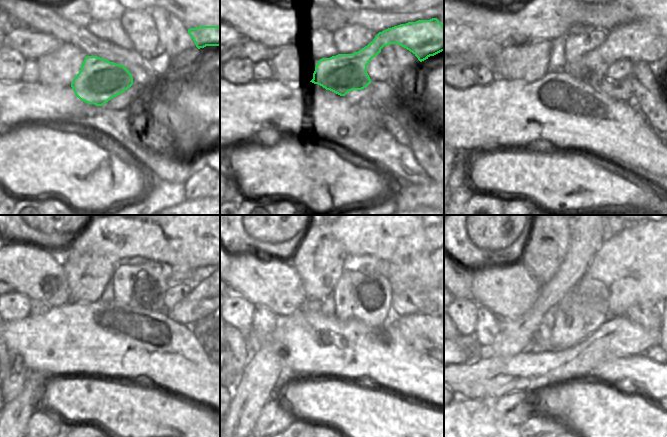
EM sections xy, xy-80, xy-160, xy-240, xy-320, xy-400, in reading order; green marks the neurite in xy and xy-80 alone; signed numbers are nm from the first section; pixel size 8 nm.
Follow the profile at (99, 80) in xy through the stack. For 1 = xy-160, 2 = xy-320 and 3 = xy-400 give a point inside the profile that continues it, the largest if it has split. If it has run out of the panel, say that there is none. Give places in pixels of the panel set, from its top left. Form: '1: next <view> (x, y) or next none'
1: next xy-160 (639, 41)
2: next xy-320 (374, 295)
3: next xy-400 (593, 295)

